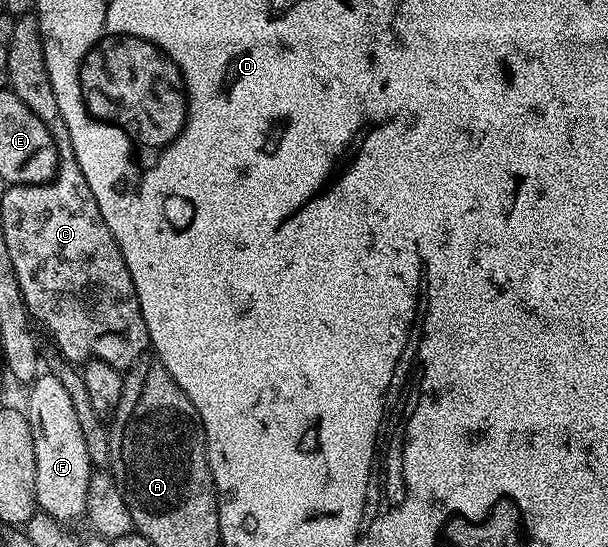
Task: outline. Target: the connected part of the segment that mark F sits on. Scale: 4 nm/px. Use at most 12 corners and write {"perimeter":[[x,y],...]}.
{"perimeter":[[54,374],[27,392],[39,511],[83,521],[94,469]]}

